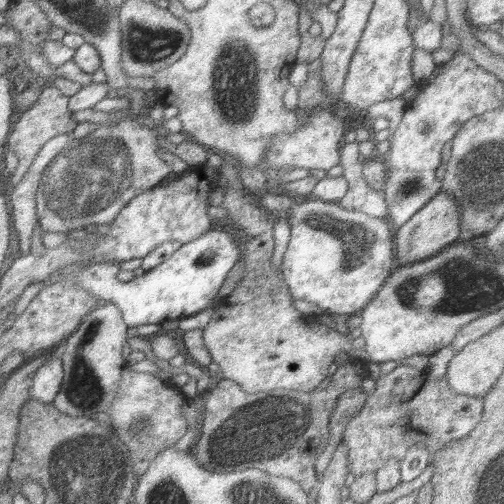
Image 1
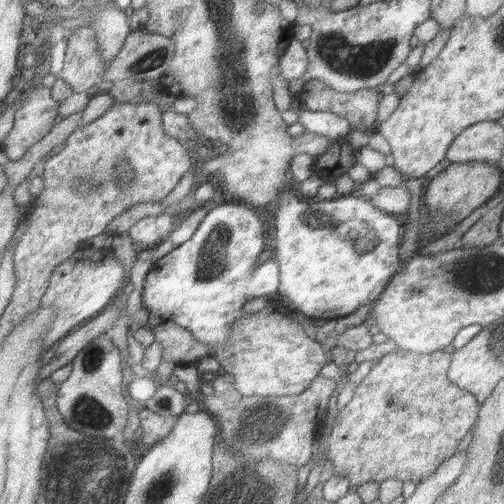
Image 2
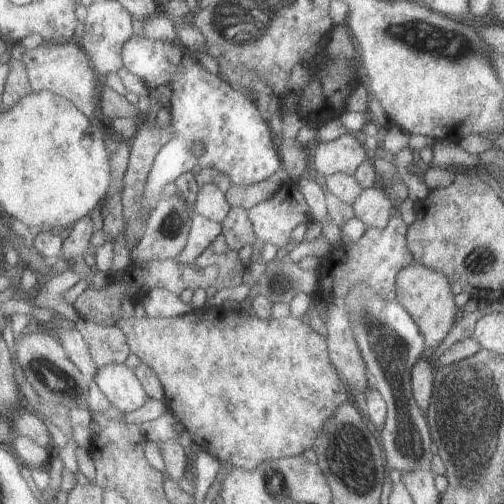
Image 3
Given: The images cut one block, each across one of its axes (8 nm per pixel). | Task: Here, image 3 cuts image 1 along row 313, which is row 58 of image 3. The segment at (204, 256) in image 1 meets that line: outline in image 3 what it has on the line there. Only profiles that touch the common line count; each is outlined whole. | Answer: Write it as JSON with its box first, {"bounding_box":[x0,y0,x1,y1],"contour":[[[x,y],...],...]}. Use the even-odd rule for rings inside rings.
{"bounding_box":[123,36,285,222],"contour":[[[133,36],[125,44],[123,54],[125,70],[143,80],[149,92],[163,104],[163,116],[169,116],[175,126],[175,138],[163,146],[147,180],[143,196],[145,222],[165,198],[165,188],[197,164],[203,170],[221,170],[233,180],[233,186],[255,186],[257,182],[271,178],[279,168],[285,168],[279,152],[279,140],[273,138],[273,128],[259,104],[245,92],[239,92],[225,78],[207,70],[197,54],[193,54],[189,36],[179,44]],[[199,148],[203,150],[201,154],[197,152]]]}

